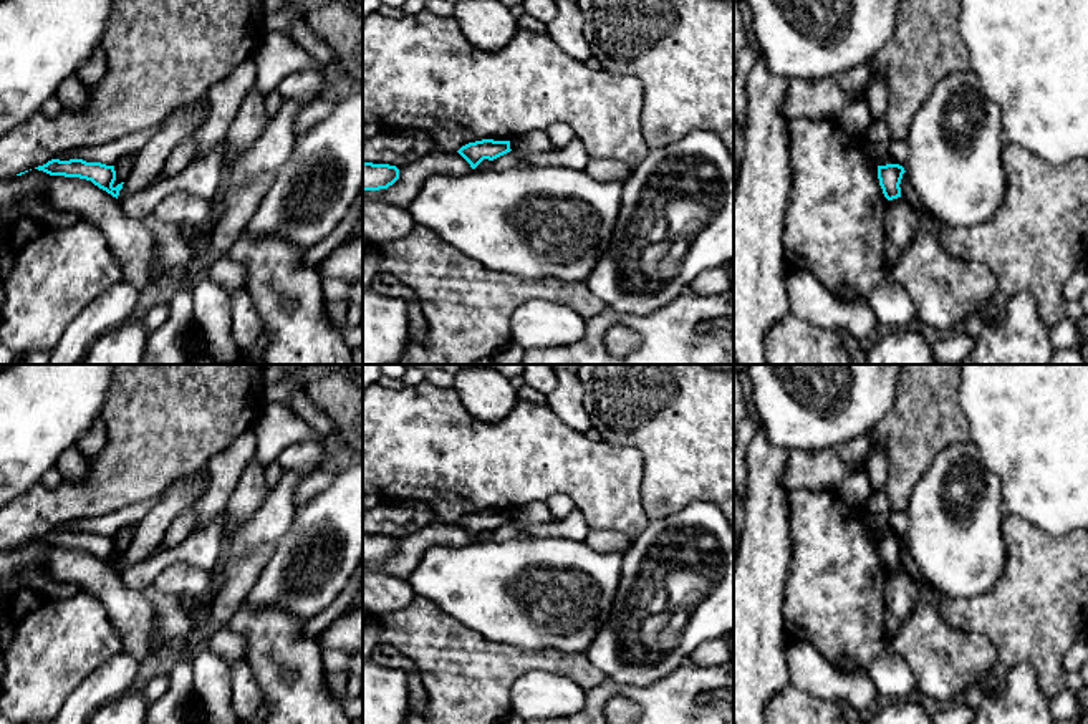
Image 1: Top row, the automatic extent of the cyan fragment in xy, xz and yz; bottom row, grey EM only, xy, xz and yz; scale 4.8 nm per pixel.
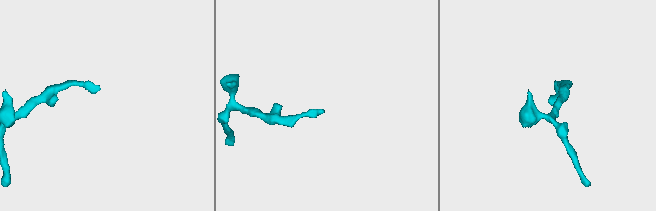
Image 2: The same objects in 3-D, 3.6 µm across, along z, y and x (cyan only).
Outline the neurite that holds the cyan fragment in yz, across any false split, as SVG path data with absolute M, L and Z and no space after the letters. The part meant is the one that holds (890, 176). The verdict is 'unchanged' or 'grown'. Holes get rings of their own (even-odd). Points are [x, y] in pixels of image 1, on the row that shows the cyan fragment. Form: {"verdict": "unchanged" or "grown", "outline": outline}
{"verdict": "unchanged", "outline": "M899 164L878 166L879 186L888 200L901 197L899 184L904 172L904 167Z"}

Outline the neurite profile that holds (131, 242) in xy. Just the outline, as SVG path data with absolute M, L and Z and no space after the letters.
M51 176L45 199L60 212L78 212L104 235L126 280L137 288L149 283L156 240L142 220L131 219L116 197L79 177Z

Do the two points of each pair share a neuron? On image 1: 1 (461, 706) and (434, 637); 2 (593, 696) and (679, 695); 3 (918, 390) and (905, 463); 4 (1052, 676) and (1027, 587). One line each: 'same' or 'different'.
1: same
2: same
3: same
4: same

